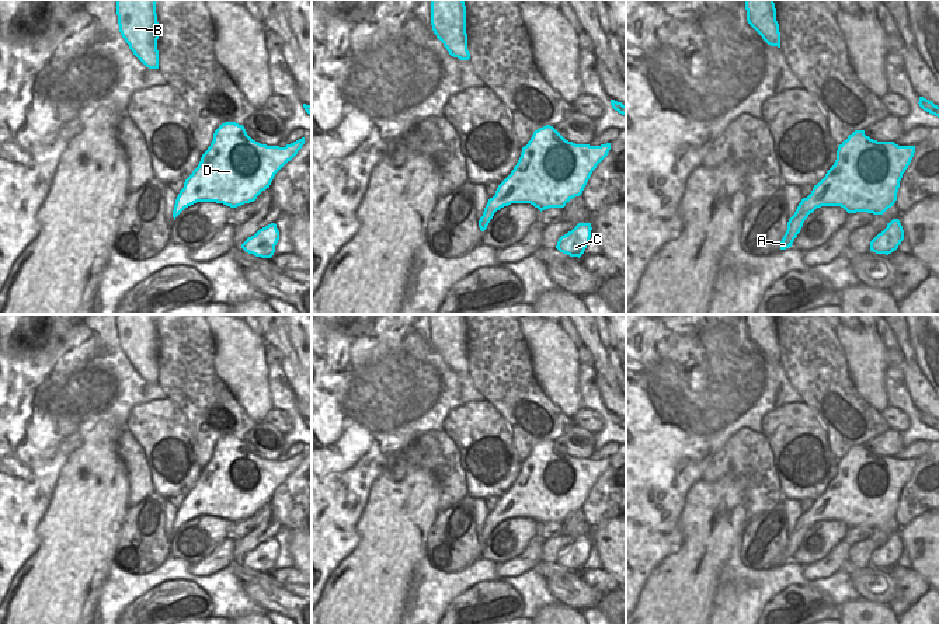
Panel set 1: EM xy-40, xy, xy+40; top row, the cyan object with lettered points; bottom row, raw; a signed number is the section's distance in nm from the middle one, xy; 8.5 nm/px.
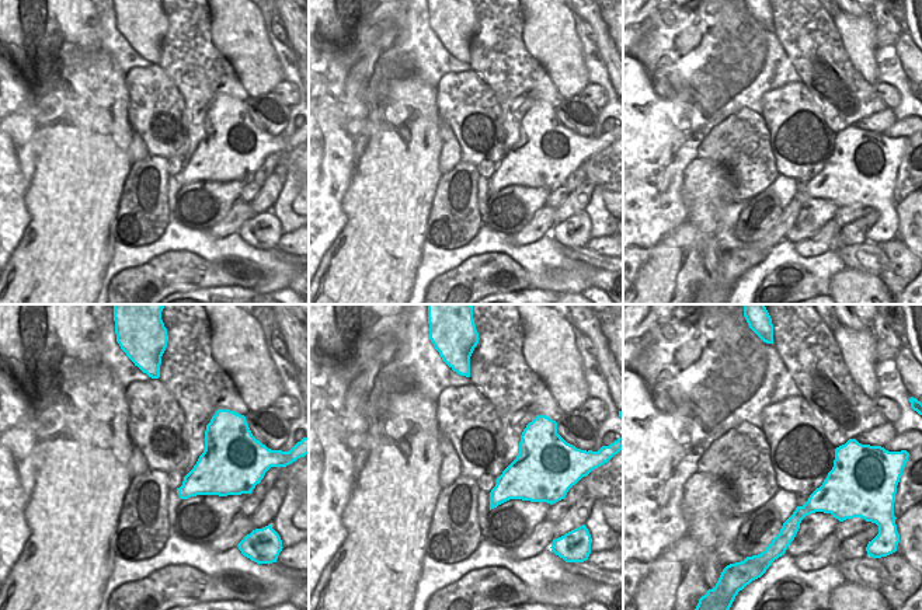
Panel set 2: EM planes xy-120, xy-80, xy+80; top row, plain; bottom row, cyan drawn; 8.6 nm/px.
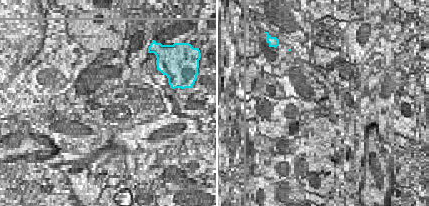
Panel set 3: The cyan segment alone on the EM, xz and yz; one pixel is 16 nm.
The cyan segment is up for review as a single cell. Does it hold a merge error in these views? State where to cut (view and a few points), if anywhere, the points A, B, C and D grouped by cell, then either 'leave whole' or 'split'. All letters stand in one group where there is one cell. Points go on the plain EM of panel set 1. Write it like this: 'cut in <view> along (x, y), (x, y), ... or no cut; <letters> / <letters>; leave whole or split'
no cut; A B C D; leave whole

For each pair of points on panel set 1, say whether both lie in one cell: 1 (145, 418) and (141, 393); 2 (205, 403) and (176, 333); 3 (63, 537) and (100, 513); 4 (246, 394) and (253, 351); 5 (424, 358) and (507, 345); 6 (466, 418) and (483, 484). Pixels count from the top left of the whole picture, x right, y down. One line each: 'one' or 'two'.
1: two
2: one
3: one
4: one
5: two
6: one

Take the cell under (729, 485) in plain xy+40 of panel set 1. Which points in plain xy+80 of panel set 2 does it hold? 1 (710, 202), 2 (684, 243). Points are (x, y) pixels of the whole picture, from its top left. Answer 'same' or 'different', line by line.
1: same
2: same

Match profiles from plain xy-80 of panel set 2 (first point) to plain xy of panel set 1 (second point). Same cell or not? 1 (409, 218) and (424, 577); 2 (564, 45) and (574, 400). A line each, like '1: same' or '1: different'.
1: different
2: same

